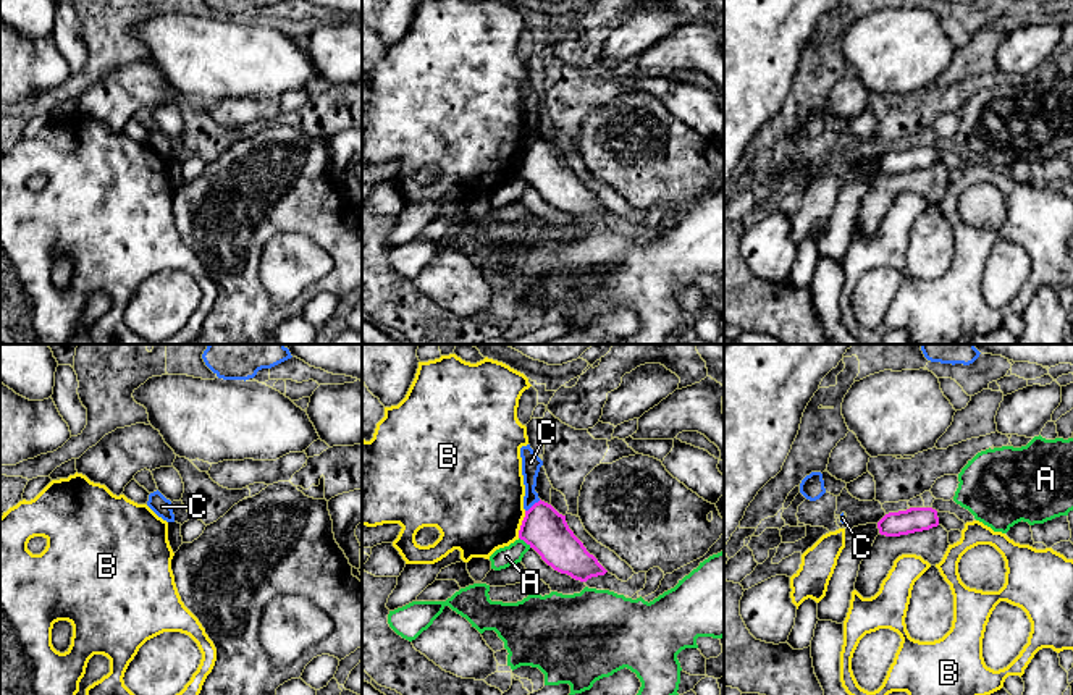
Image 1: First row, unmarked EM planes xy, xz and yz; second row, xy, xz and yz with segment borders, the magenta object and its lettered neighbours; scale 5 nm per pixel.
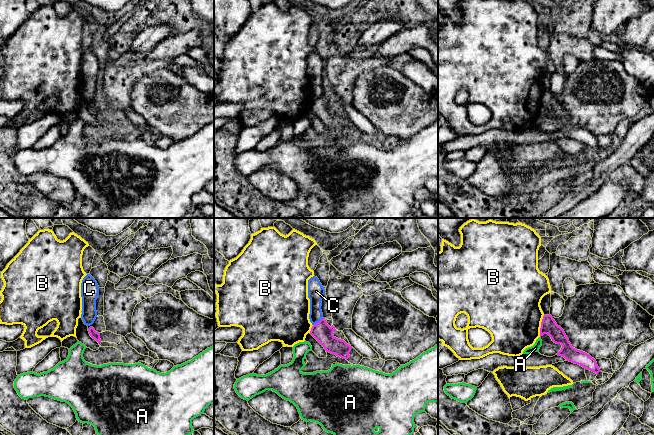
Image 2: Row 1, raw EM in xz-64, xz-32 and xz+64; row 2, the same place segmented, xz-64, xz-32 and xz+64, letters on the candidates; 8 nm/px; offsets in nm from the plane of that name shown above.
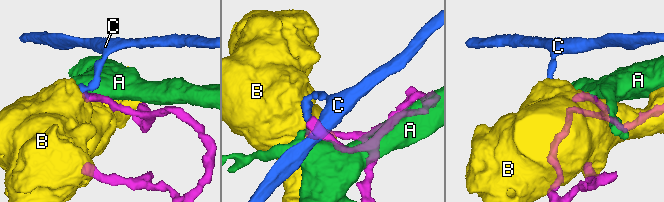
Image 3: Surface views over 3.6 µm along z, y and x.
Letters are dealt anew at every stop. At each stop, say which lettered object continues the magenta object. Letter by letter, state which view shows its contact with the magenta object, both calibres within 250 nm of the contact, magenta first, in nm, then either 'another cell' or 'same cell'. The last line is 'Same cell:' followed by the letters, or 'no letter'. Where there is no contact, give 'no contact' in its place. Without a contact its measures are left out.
A: contact in xz; calibres 220 and 100 nm; another cell
B: contact in xz; calibres 220 and 460 nm; another cell
C: contact in xz; calibres 220 and 100 nm; another cell
Same cell: no letter

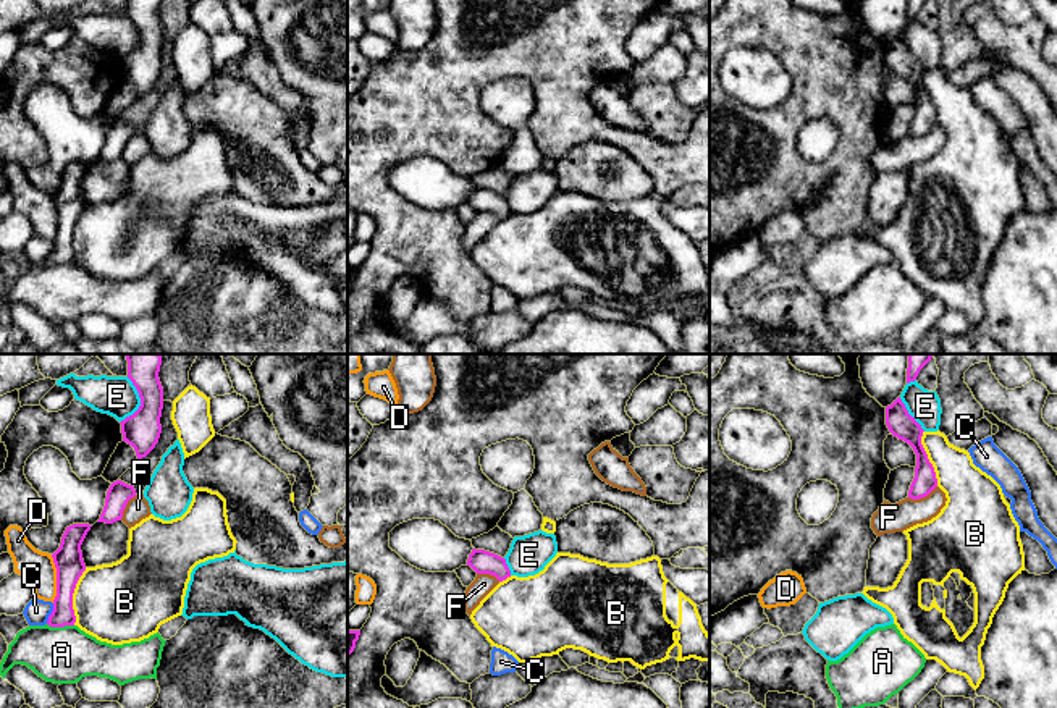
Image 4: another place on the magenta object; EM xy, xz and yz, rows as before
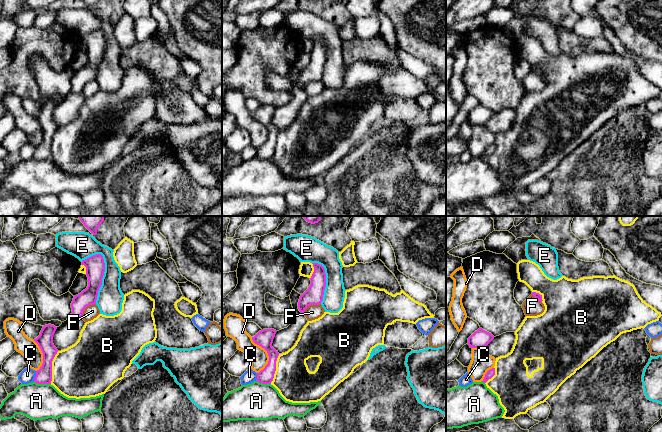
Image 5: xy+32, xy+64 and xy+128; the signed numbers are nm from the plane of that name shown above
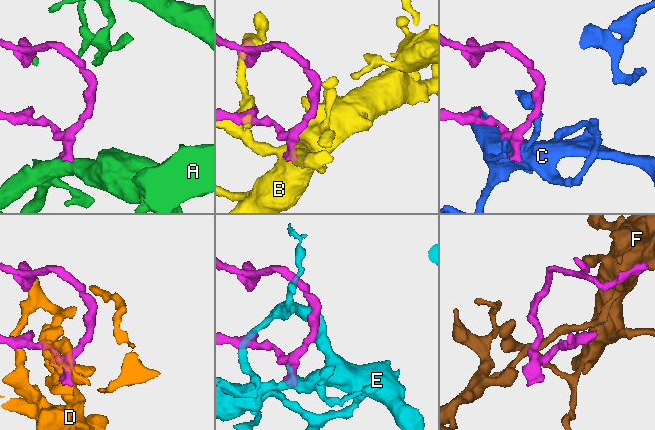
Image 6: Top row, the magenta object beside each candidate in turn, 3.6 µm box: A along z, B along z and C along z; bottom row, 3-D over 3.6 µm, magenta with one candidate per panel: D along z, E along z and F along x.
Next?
A: contact in xy; calibres 110 and 280 nm; another cell
B: contact in xy; calibres 140 and 400 nm; another cell
C: contact in xy; calibres 140 and 120 nm; another cell
D: contact in xy; calibres 140 and 170 nm; another cell
E: contact in xy; calibres 180 and 200 nm; another cell
F: contact in yz; calibres 120 and 140 nm; another cell
Same cell: no letter

